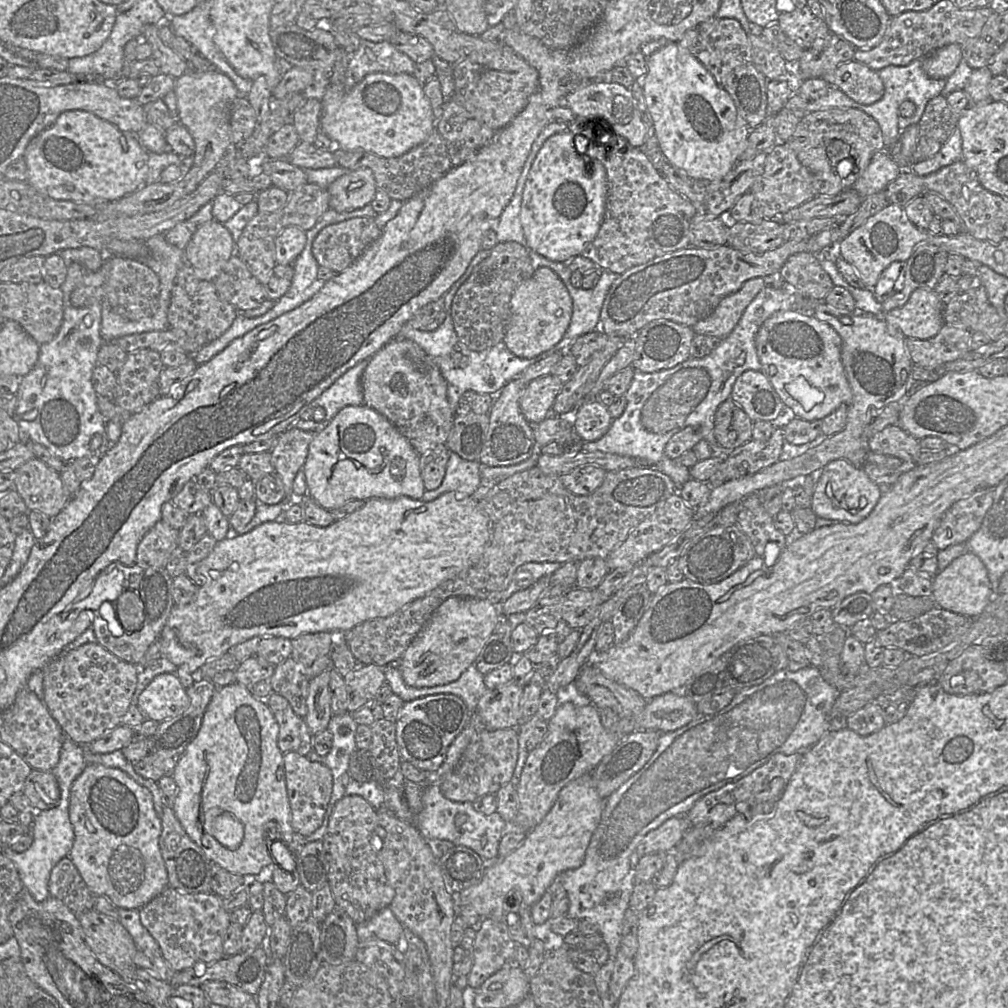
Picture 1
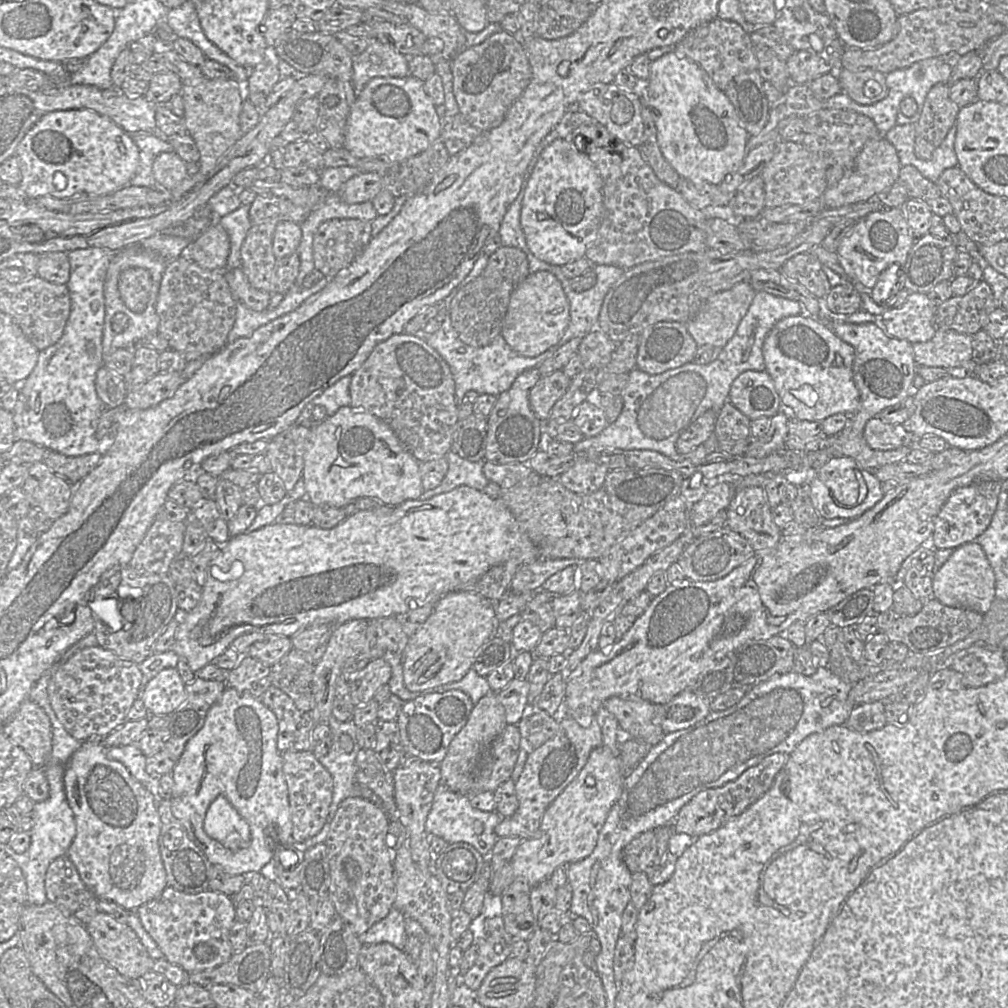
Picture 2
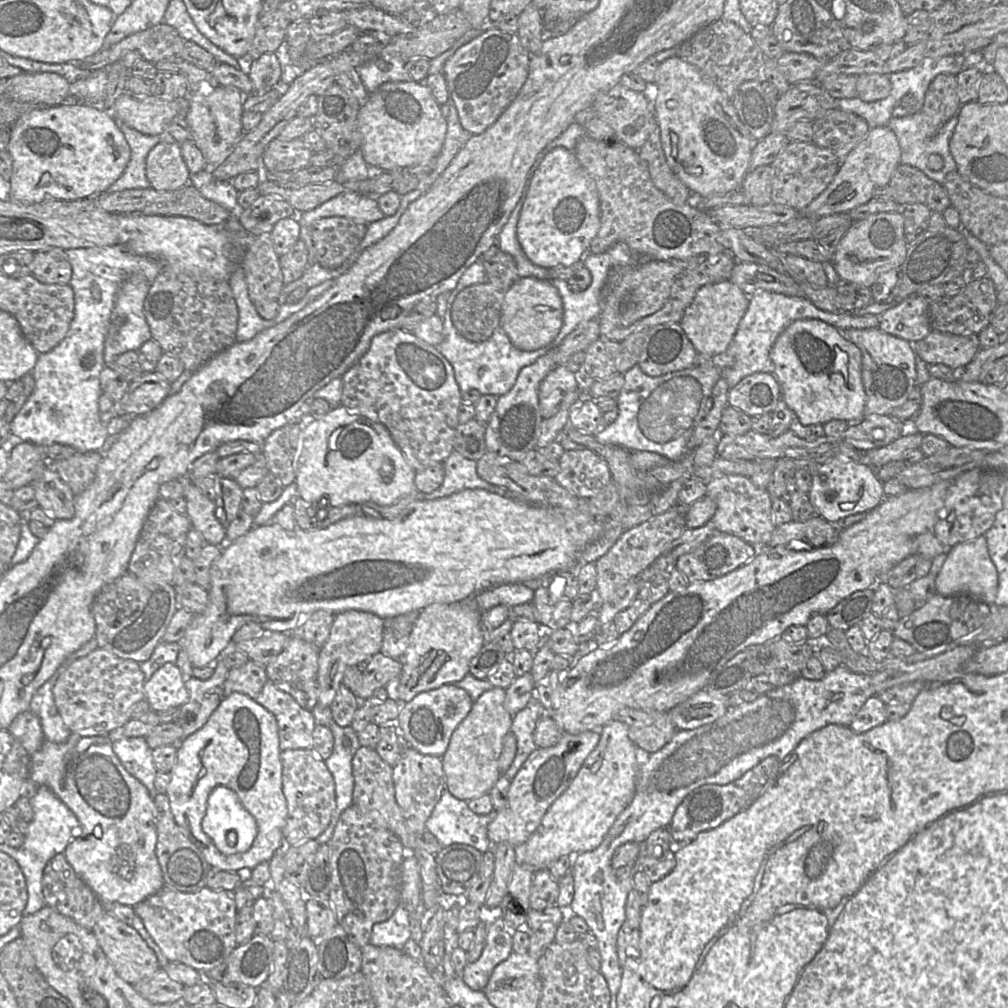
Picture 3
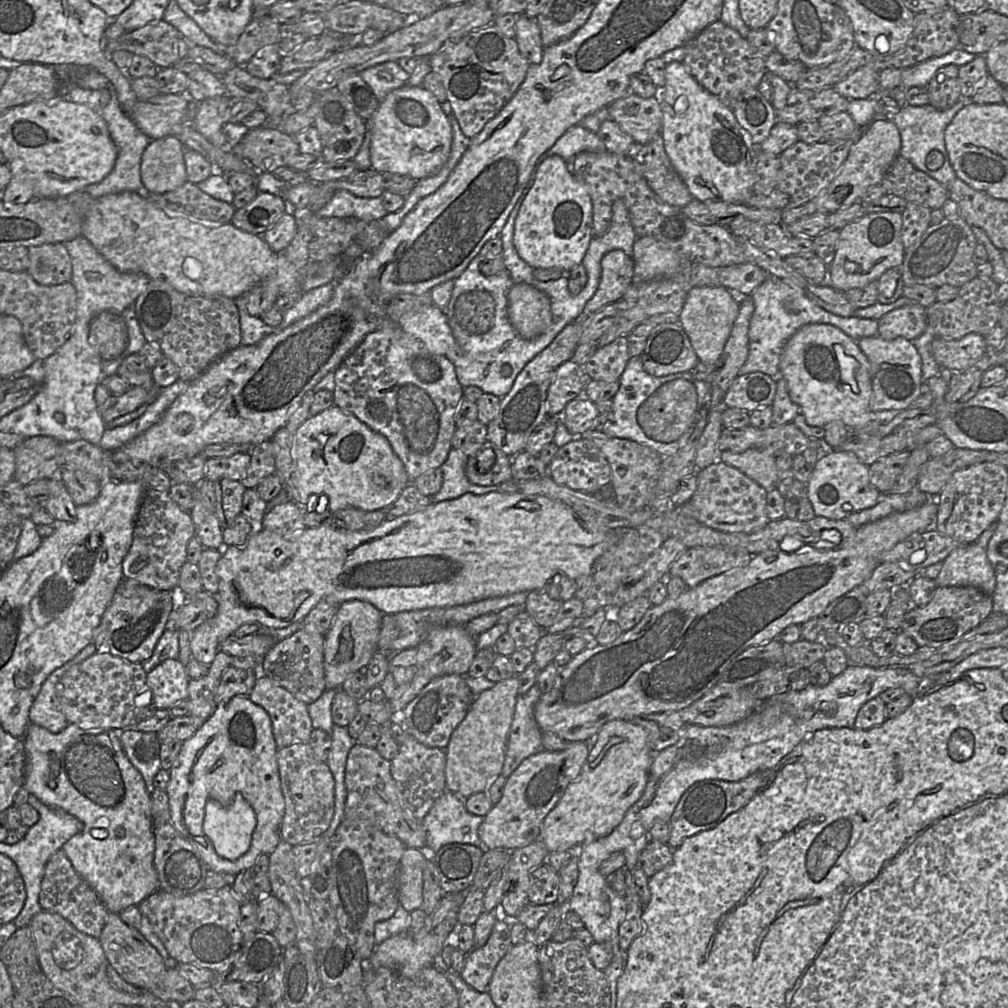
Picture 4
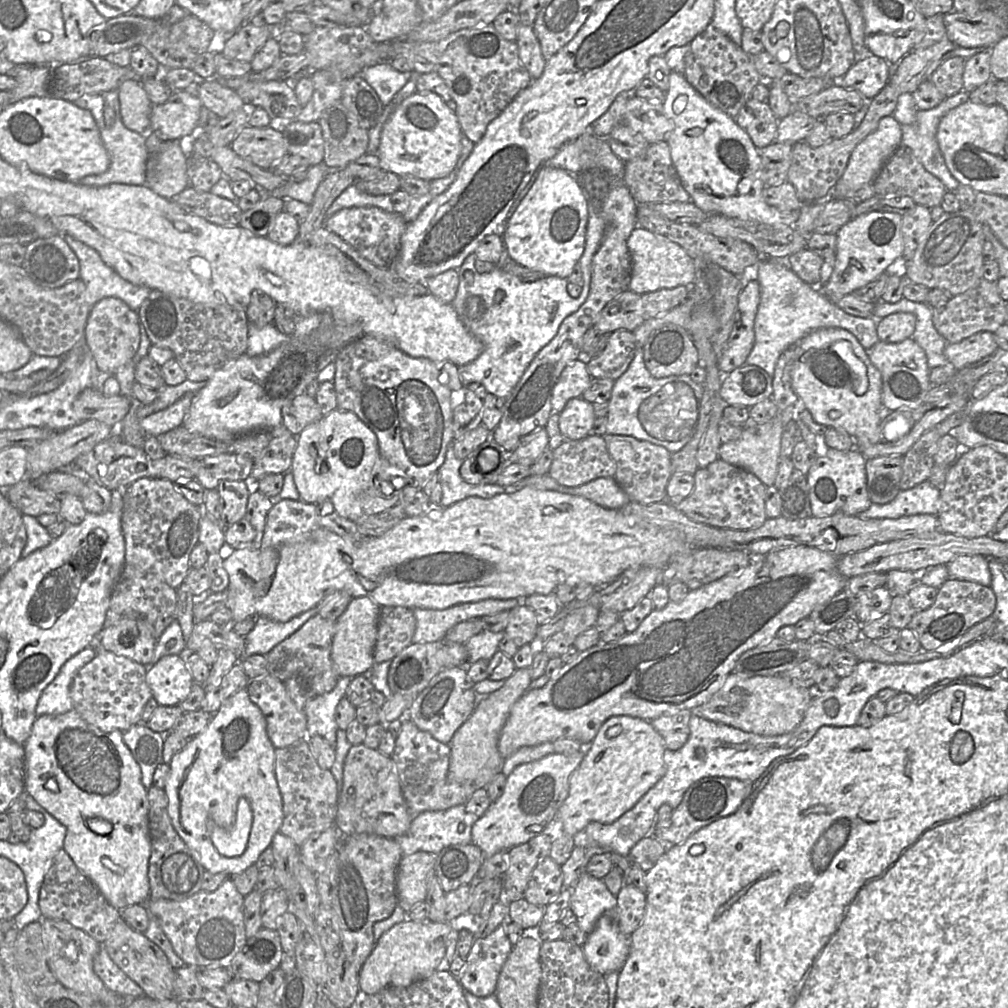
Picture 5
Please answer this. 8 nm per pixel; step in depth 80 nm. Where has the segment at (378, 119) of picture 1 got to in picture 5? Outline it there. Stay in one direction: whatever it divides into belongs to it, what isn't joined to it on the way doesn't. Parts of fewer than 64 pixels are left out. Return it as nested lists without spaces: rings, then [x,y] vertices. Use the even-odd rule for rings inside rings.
[[[415,92],[384,124],[376,155],[383,171],[432,181],[447,177],[454,170],[462,151],[462,135],[456,113],[439,95]]]

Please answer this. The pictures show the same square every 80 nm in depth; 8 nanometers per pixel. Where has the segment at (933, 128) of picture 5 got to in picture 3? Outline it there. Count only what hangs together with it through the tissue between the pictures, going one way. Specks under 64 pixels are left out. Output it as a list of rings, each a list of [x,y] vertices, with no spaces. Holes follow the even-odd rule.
[[[920,110],[912,115],[907,115],[904,117],[892,116],[887,124],[887,127],[895,133],[898,139],[900,146],[901,163],[918,168],[930,179],[933,179],[939,184],[943,185],[946,175],[949,172],[957,170],[957,164],[951,154],[949,147],[949,142],[954,133],[957,122],[958,111],[935,136],[930,136],[930,126],[928,125],[924,114]],[[932,153],[937,153],[943,158],[943,167],[938,171],[929,169],[927,165],[928,157]]]

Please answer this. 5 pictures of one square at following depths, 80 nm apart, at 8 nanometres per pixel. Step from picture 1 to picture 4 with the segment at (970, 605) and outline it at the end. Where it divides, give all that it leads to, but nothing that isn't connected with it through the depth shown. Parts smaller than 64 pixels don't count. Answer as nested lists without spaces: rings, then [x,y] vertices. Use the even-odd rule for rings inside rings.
[[[997,520],[975,542],[954,549],[944,560],[935,579],[937,586],[971,586],[993,597],[996,576],[987,557],[987,546],[996,528]]]

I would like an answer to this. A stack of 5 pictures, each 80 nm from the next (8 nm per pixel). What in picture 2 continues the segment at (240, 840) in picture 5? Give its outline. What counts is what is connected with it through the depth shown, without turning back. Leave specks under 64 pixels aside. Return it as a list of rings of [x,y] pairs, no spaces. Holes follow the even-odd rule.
[[[222,795],[218,796],[207,809],[203,829],[210,838],[223,845],[226,837],[233,831],[240,835],[242,847],[248,846],[250,842],[248,823]]]

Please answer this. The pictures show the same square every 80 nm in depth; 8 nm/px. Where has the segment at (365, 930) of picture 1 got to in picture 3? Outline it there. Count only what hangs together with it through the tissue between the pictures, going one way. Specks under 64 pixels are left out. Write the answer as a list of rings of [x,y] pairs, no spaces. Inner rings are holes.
[[[400,904],[388,920],[373,926],[369,944],[404,951],[405,944],[411,939],[410,918]]]

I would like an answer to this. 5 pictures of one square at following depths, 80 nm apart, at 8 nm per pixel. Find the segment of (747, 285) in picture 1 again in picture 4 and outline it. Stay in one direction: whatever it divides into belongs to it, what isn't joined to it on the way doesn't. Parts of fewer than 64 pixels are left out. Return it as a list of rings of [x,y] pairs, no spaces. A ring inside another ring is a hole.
[[[722,286],[693,287],[687,295],[679,323],[689,337],[698,359],[712,369],[723,352],[739,309],[740,298]]]

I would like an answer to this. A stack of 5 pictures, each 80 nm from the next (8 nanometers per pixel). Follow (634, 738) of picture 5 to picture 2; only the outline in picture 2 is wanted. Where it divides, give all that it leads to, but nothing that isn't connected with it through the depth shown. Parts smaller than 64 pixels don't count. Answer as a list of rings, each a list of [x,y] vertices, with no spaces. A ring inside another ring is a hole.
[[[604,707],[600,708],[596,716],[602,731],[602,745],[591,751],[586,764],[577,777],[570,782],[548,806],[536,834],[530,839],[522,840],[511,861],[499,872],[493,874],[492,871],[489,891],[492,894],[497,894],[494,896],[502,896],[503,892],[517,877],[526,878],[531,888],[545,880],[550,880],[550,876],[558,866],[583,860],[588,857],[596,847],[599,832],[603,827],[612,806],[621,796],[625,779],[620,771],[619,765],[619,743],[617,739],[620,725],[618,720]]]

